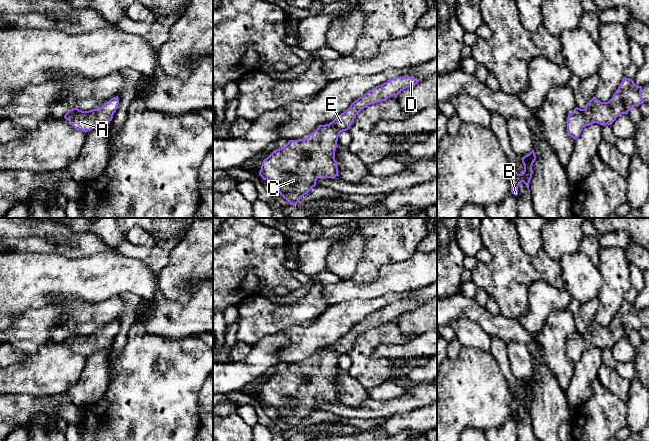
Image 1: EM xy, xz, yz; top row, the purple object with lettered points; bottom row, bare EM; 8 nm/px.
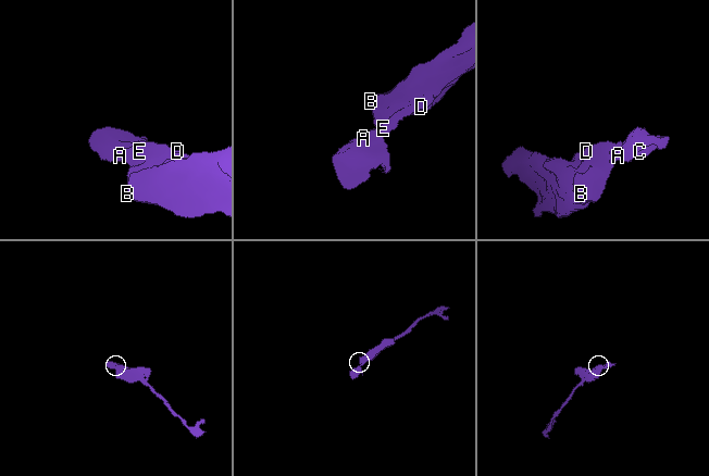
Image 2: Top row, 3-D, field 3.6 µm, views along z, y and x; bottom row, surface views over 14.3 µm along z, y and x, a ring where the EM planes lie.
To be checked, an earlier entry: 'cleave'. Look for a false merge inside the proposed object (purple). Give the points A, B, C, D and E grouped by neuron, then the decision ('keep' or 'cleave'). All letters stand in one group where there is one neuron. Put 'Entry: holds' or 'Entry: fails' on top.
Entry: fails
A B C D E | keep

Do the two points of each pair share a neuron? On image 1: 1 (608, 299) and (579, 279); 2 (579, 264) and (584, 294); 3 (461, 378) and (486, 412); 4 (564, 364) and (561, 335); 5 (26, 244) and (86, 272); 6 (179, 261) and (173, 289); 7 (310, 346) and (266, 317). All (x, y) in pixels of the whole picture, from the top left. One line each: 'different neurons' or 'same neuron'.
1: different neurons
2: same neuron
3: same neuron
4: same neuron
5: different neurons
6: same neuron
7: different neurons

